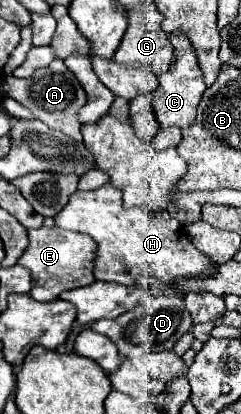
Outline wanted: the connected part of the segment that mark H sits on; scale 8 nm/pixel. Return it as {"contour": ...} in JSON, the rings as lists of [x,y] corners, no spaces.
{"contour":[[[111,183],[95,191],[75,191],[55,217],[55,225],[61,229],[81,231],[97,241],[95,259],[95,279],[115,281],[121,285],[135,285],[139,277],[157,277],[165,283],[189,275],[197,275],[213,265],[209,257],[197,251],[189,237],[179,229],[179,225],[169,219],[167,211],[151,215],[141,207],[125,209],[121,201],[121,191]]]}

